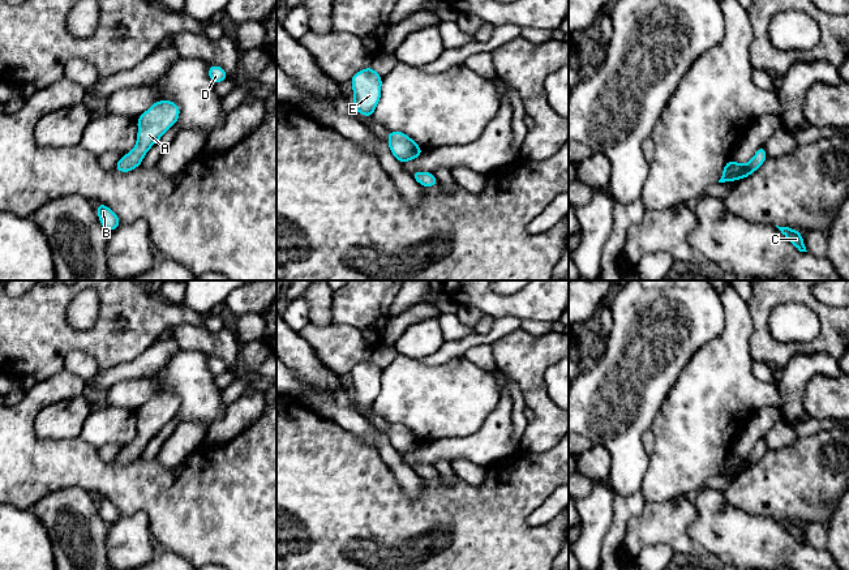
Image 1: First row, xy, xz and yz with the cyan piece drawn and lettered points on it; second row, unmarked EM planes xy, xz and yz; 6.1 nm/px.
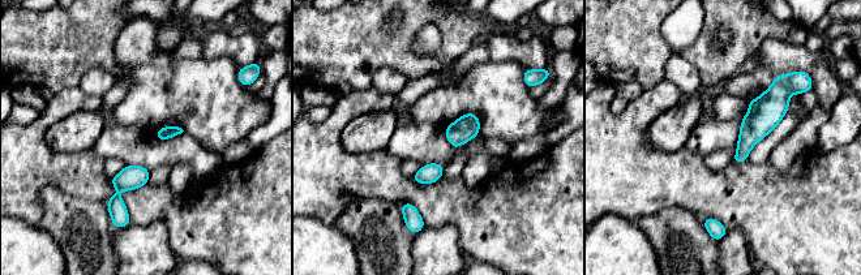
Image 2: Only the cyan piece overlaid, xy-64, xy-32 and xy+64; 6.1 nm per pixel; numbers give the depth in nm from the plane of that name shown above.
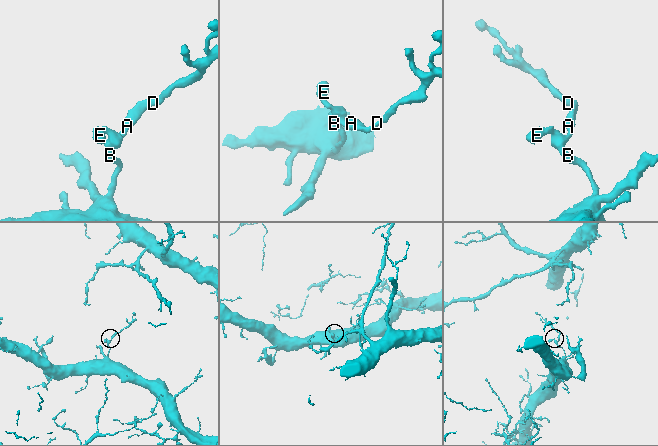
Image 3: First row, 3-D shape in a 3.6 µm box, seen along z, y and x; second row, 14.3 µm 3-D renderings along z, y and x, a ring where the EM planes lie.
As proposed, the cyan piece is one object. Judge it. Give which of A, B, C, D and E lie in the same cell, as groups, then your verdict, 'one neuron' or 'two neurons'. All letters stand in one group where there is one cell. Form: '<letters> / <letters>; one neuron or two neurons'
A B C D E; one neuron

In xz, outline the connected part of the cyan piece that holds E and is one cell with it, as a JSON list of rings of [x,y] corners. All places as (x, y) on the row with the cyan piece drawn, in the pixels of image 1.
[[[369,67],[355,73],[351,85],[355,95],[355,111],[366,117],[373,117],[374,107],[381,99],[382,77]]]

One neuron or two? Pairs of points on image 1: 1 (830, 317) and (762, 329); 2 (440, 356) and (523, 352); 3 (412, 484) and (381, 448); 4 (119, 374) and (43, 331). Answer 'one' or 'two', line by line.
1: one
2: two
3: one
4: two

